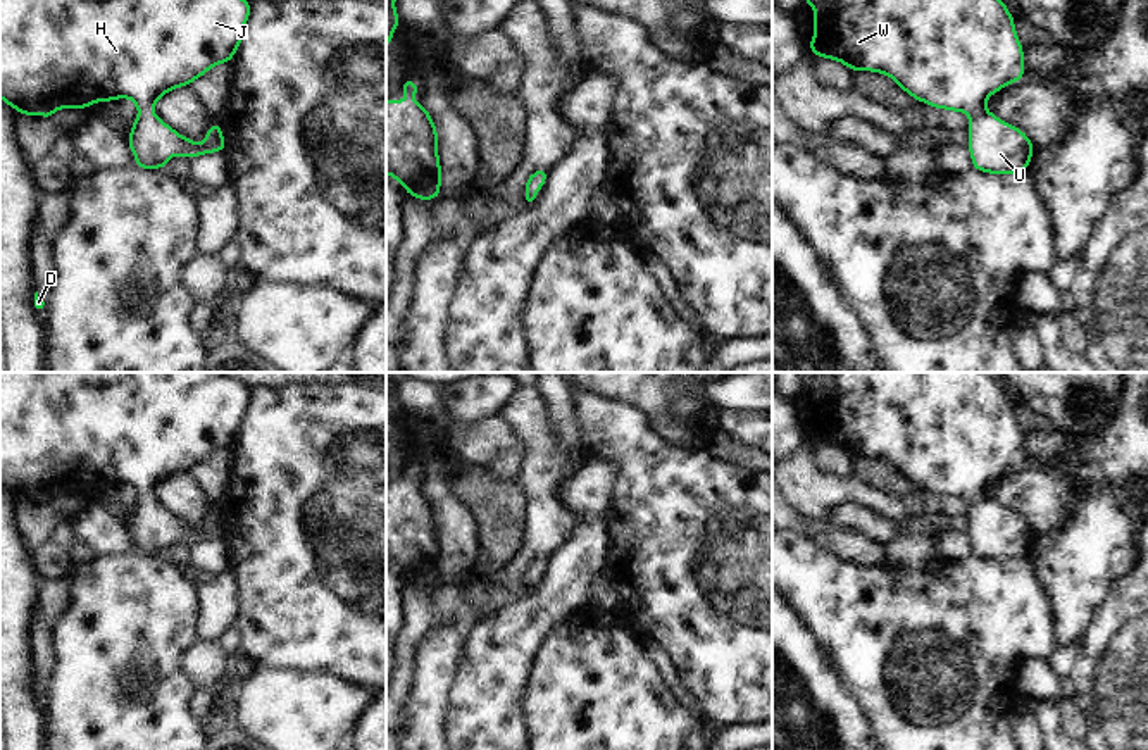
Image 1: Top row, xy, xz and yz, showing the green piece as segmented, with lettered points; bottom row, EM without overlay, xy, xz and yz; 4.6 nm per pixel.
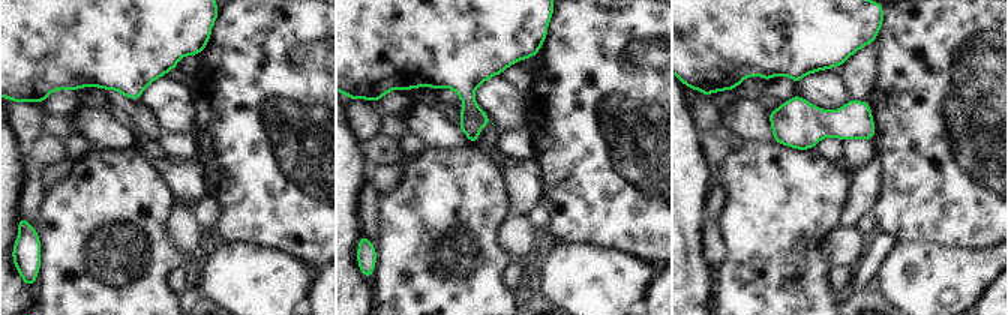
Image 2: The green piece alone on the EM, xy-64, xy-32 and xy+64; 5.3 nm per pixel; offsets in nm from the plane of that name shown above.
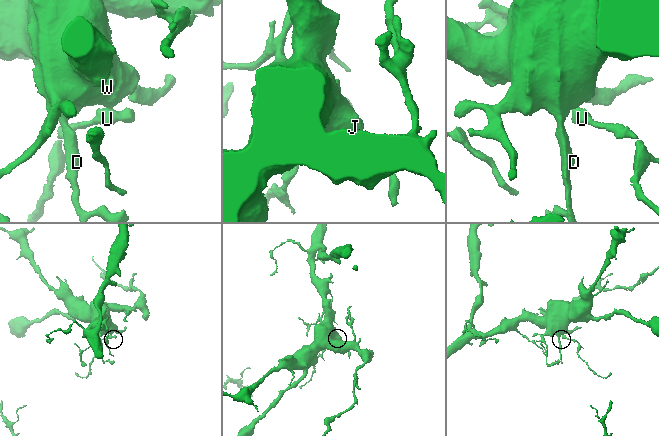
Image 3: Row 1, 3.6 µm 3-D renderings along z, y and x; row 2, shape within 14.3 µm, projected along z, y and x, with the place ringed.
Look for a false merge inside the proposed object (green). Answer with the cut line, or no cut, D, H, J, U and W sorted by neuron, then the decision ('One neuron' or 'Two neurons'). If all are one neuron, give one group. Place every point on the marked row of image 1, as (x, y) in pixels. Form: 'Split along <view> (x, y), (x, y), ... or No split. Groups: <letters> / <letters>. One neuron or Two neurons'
No split. Groups: D H J U W. One neuron

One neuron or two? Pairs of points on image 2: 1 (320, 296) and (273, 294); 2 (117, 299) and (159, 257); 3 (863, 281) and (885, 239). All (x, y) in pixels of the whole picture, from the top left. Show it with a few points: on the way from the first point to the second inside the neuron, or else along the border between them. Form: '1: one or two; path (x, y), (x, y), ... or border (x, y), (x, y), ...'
1: two; border (315, 273), (306, 294)
2: one; path (129, 287), (146, 279), (150, 275), (150, 269)
3: one; path (866, 270), (878, 249)

